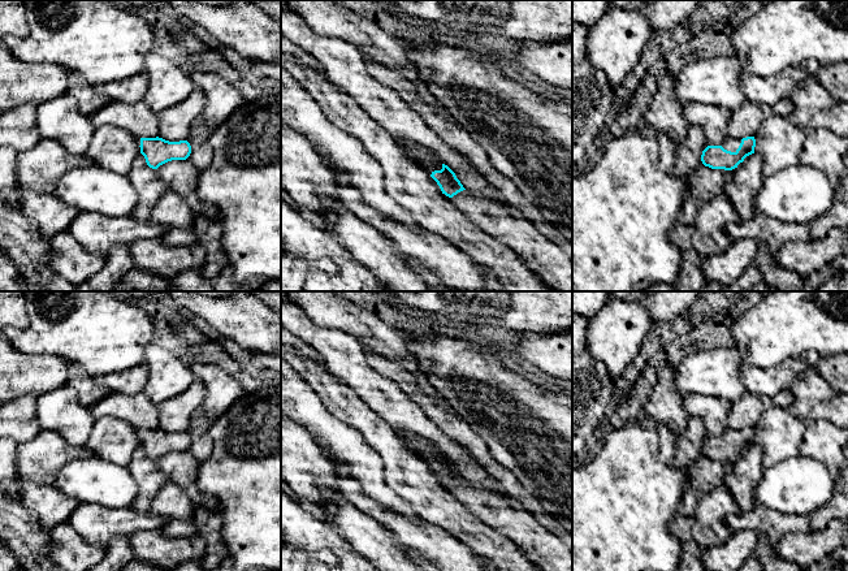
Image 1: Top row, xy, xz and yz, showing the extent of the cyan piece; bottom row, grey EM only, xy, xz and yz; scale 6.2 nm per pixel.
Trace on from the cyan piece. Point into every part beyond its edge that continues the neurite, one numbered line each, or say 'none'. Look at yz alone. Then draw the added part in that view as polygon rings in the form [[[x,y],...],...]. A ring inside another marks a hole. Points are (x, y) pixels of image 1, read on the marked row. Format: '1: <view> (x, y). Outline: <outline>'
1: yz (731, 143). Outline: [[[728,137],[728,138],[723,142],[722,147],[723,147],[724,150],[727,150],[727,151],[736,152],[736,150],[737,150],[739,146],[740,146],[740,143],[741,143],[741,139]]]

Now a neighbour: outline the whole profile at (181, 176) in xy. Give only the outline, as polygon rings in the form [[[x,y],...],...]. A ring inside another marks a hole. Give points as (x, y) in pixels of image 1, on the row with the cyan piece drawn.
[[[172,160],[156,169],[160,178],[170,187],[172,191],[181,195],[198,215],[209,219],[219,217],[216,206],[202,202],[196,194],[196,182],[200,170],[187,160]]]

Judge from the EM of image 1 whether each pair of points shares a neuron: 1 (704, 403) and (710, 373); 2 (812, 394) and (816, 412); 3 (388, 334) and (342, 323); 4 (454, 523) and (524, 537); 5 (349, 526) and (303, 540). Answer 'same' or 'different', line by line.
1: different
2: different
3: same
4: different
5: different

